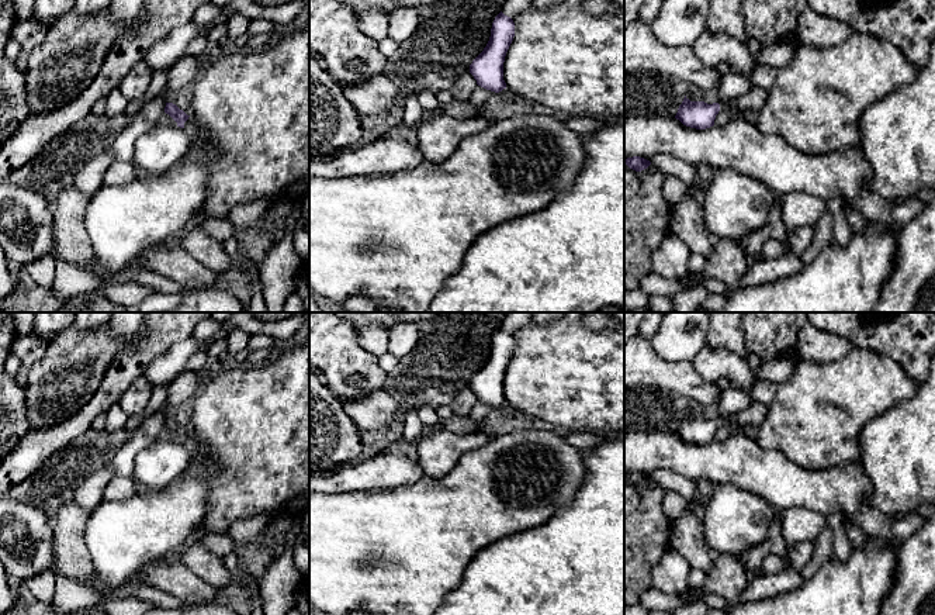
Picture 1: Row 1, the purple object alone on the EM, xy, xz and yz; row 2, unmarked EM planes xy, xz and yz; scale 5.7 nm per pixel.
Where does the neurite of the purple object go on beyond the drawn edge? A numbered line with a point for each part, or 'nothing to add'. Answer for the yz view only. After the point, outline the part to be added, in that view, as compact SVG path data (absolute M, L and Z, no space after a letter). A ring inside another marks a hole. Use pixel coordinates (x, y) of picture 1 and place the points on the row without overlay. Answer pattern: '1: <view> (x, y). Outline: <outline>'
nothing to add

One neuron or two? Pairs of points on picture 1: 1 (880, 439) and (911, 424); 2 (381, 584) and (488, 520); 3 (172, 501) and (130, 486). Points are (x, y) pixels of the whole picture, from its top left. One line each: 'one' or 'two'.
1: one
2: one
3: two

